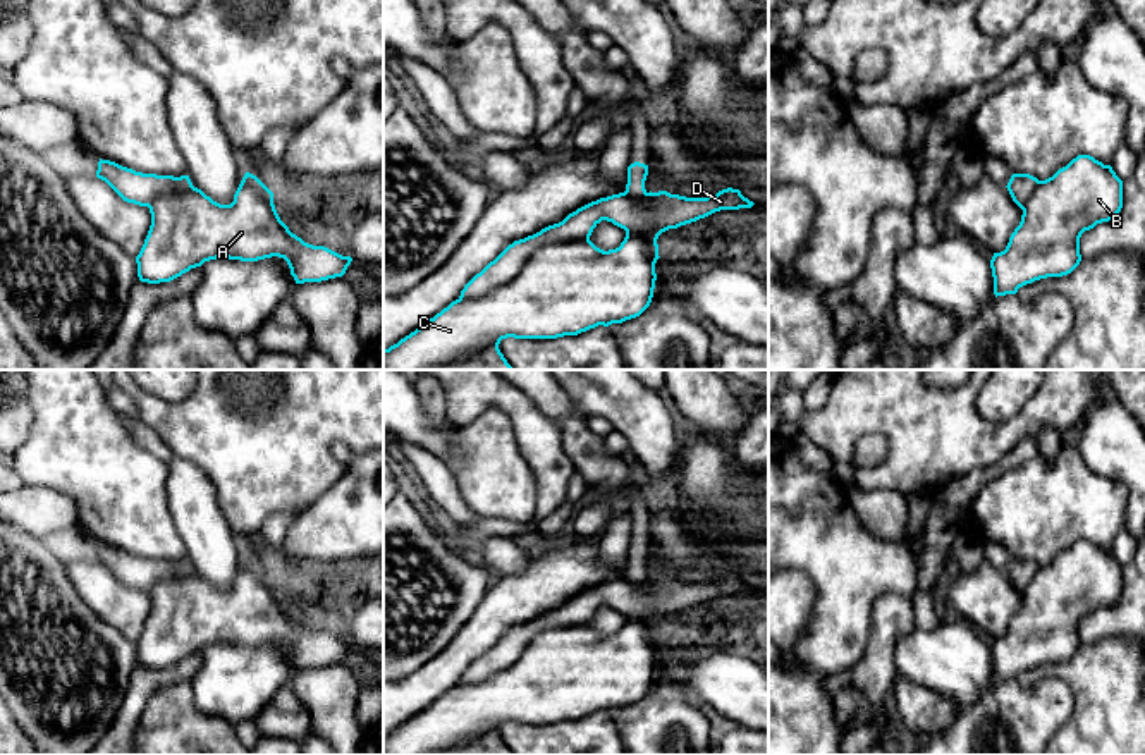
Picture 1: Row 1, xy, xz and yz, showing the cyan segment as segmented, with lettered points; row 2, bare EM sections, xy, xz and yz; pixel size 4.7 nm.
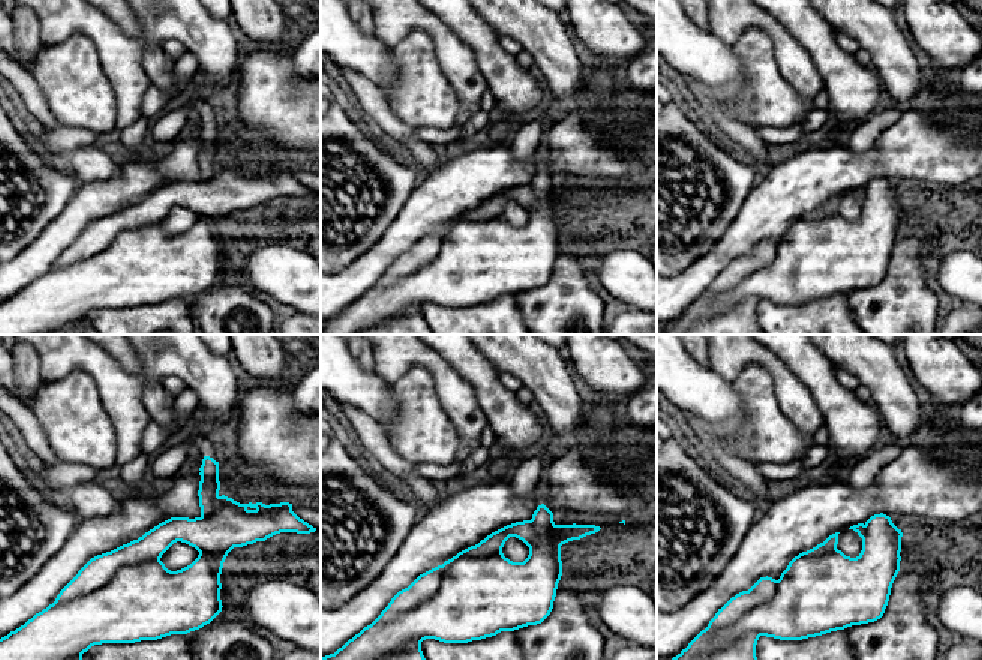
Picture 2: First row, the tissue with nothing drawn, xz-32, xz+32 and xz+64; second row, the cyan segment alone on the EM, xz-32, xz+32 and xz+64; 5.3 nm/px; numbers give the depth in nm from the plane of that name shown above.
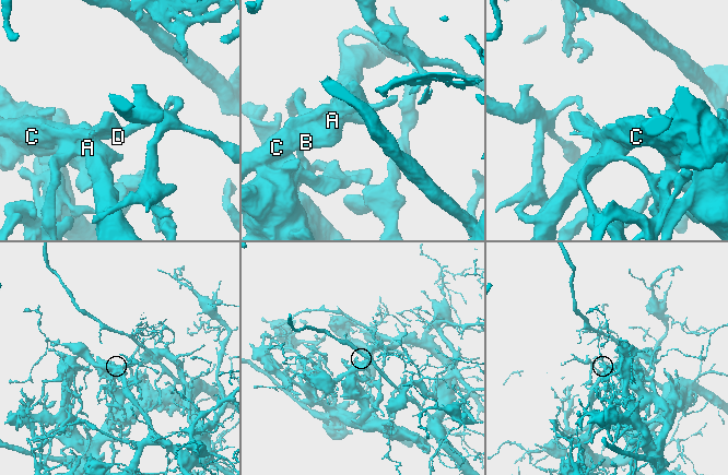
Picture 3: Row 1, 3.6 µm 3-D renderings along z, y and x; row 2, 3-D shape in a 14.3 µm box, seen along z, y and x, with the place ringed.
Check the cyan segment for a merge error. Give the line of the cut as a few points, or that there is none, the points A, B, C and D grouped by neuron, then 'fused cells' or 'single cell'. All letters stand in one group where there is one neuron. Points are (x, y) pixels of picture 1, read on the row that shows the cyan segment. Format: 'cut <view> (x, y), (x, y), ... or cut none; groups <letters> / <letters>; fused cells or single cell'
cut xz (588, 236), (540, 245), (509, 281), (483, 294), (459, 300); groups A B C / D; fused cells

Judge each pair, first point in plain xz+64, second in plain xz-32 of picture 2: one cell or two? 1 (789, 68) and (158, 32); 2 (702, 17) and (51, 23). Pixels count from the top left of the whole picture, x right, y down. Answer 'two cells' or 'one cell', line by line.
1: one cell
2: two cells

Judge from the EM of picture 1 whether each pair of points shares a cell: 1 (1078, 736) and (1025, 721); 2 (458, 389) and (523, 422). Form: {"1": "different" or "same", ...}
{"1": "different", "2": "same"}

